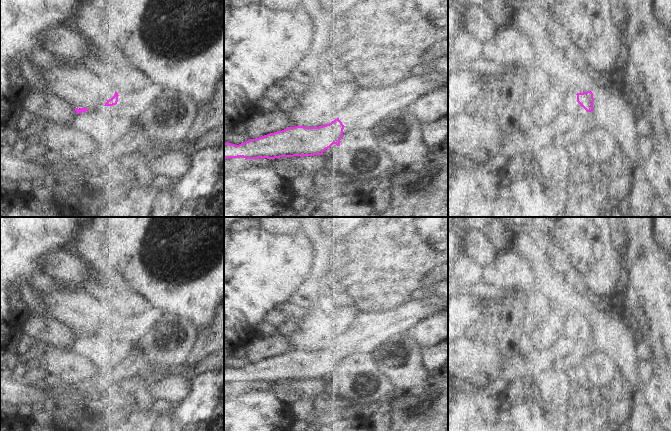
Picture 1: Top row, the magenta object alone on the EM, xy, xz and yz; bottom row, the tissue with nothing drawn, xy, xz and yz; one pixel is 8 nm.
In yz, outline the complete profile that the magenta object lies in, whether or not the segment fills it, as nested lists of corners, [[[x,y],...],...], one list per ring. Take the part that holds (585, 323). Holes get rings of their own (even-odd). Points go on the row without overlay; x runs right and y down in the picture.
[[[539,286],[535,290],[536,295],[543,295],[545,299],[552,301],[552,310],[554,312],[553,326],[560,329],[561,332],[567,333],[569,330],[582,330],[587,336],[593,336],[593,317],[591,315],[575,317],[572,309],[565,307],[558,296],[549,286]]]

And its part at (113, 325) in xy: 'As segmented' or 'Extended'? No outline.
Extended

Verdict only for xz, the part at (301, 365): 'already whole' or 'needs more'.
needs more

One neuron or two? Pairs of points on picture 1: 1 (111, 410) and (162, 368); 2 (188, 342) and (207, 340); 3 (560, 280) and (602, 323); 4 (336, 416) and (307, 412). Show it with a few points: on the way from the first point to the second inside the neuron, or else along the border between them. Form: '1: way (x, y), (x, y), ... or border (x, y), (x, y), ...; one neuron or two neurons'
1: way (124, 397), (132, 389), (149, 380); one neuron
2: border (200, 330), (195, 348), (187, 362); two neurons
3: border (568, 285), (556, 292); two neurons
4: way (329, 416), (314, 416); one neuron

